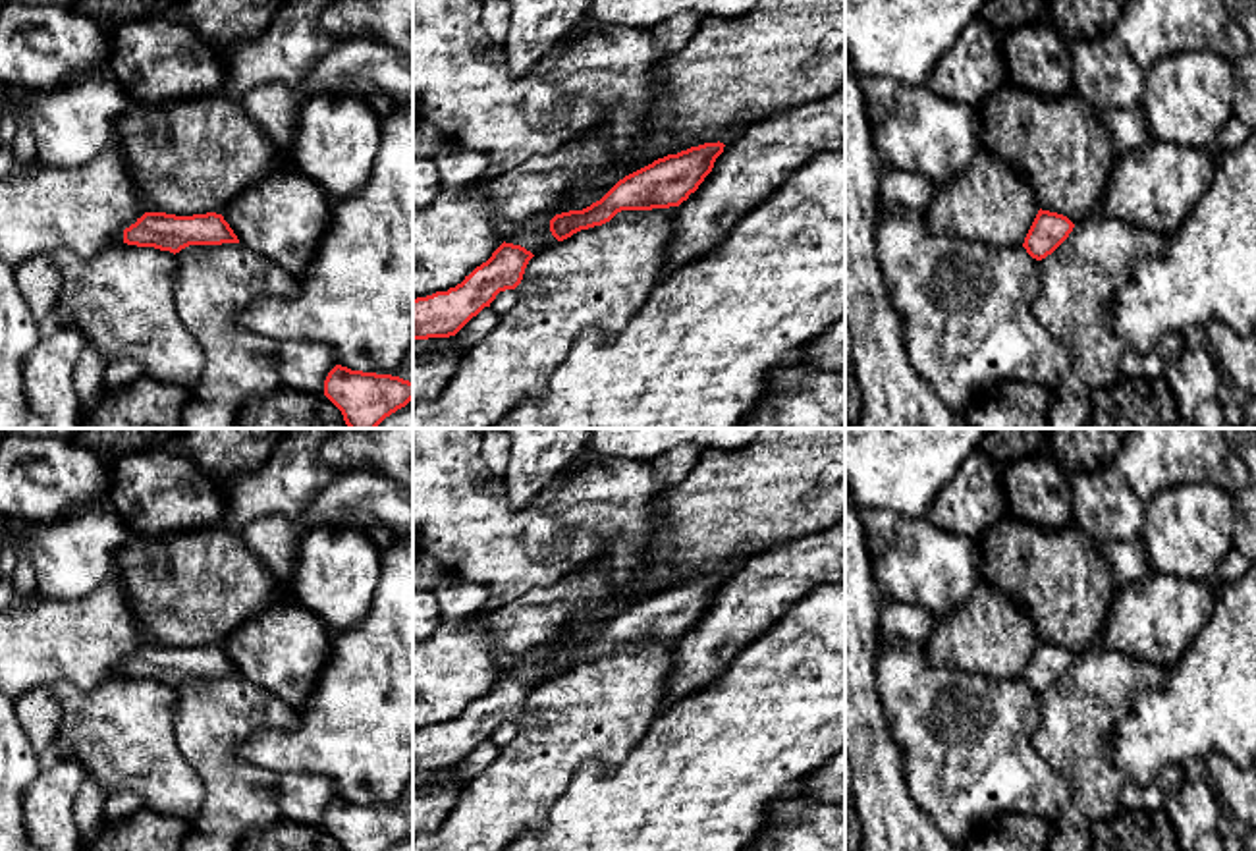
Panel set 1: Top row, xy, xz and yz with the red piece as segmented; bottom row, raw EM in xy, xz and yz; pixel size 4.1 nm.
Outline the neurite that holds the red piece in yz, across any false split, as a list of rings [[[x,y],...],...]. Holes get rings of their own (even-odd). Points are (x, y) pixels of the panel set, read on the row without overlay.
[[[1040,641],[1023,679],[1032,691],[1042,693],[1069,670],[1073,660],[1067,648]]]

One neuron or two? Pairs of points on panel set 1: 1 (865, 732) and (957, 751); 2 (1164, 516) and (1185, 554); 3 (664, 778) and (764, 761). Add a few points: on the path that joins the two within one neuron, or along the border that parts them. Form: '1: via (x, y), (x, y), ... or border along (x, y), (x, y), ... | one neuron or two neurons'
1: border along (878, 695), (884, 722), (900, 749), (905, 782) | two neurons
2: via (1174, 525), (1185, 537), (1185, 545) | one neuron
3: via (689, 778), (697, 778), (714, 761), (739, 761) | one neuron

